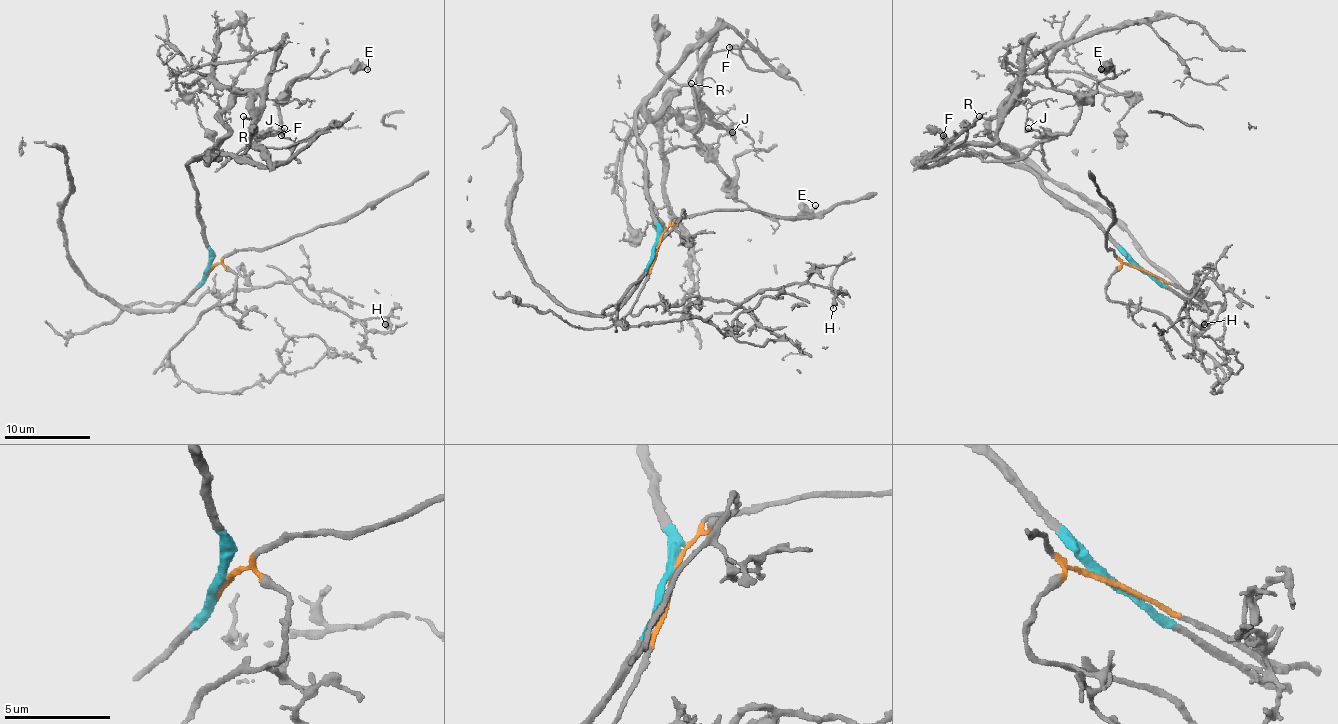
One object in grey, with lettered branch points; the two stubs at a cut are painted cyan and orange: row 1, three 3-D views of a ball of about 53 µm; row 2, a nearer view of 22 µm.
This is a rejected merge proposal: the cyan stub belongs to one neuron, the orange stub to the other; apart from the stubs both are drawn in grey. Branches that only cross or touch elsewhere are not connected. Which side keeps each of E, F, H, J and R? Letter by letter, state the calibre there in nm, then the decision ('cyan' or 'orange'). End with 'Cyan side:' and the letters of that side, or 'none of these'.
E: 300 nm thick; cyan
F: 170 nm thick; cyan
H: 300 nm thick; orange
J: 200 nm thick; cyan
R: 170 nm thick; cyan
Cyan side: E, F, J, R

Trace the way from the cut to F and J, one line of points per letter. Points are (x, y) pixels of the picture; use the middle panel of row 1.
F: (655, 246), (657, 220), (636, 114), (666, 80), (685, 84), (709, 56), (739, 49), (735, 45), (729, 47)
J: (655, 246), (636, 129), (642, 103), (666, 80), (688, 84), (694, 134), (711, 144), (733, 131)

